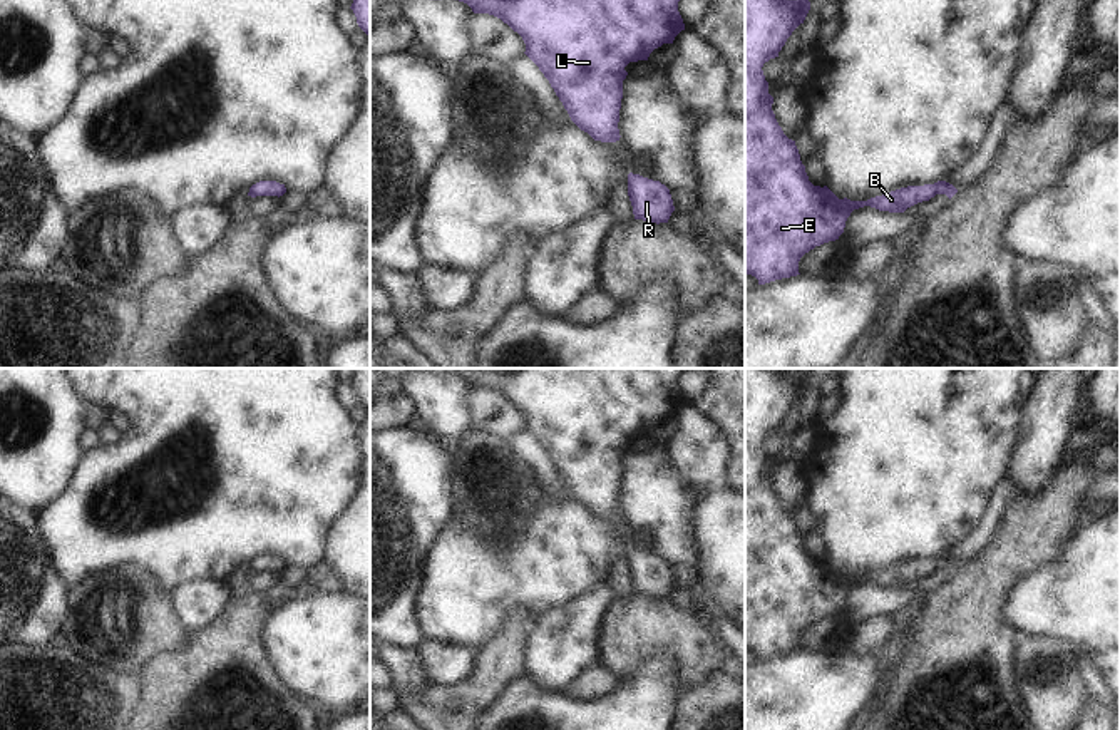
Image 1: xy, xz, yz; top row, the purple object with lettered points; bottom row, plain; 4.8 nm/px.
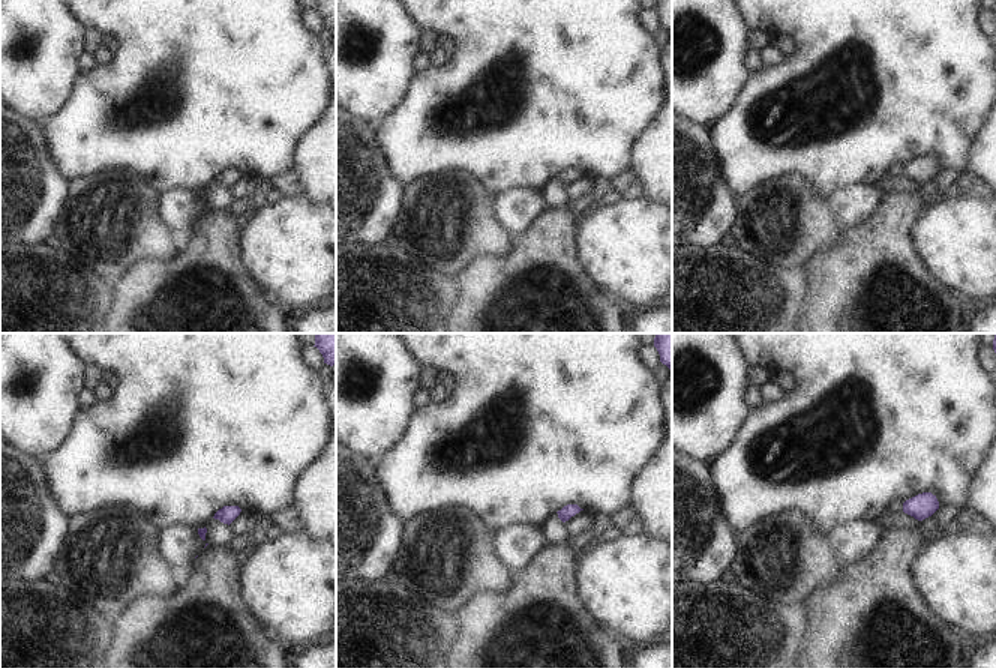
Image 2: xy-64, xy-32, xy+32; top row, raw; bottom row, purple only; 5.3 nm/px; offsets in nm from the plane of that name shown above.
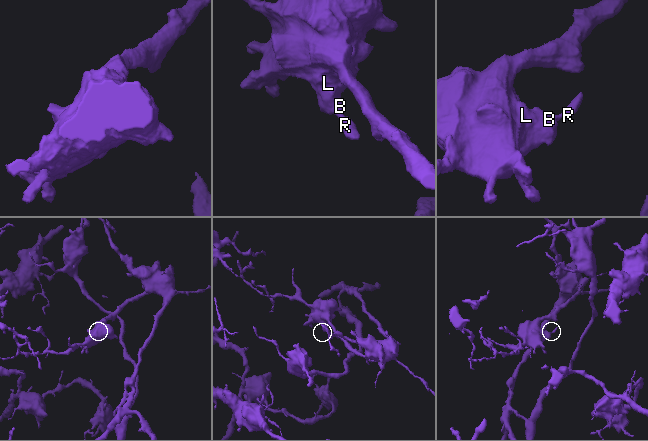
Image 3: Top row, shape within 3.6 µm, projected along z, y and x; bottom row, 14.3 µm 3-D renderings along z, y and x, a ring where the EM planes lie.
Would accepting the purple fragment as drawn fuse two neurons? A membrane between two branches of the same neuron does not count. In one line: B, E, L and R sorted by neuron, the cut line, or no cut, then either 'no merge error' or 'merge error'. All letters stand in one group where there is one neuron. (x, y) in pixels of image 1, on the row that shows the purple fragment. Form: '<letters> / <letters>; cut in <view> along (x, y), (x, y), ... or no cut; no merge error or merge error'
B E L R; no cut; no merge error

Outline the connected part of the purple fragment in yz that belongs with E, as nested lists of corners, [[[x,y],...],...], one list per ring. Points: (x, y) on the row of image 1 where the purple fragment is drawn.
[[[745,0],[745,275],[755,276],[758,285],[800,275],[800,258],[815,246],[839,239],[854,209],[871,206],[904,213],[936,194],[951,199],[958,193],[953,184],[938,181],[901,188],[867,201],[850,201],[839,199],[827,186],[814,186],[809,181],[795,141],[783,134],[775,119],[773,97],[762,70],[765,62],[778,57],[809,10],[809,0]]]

